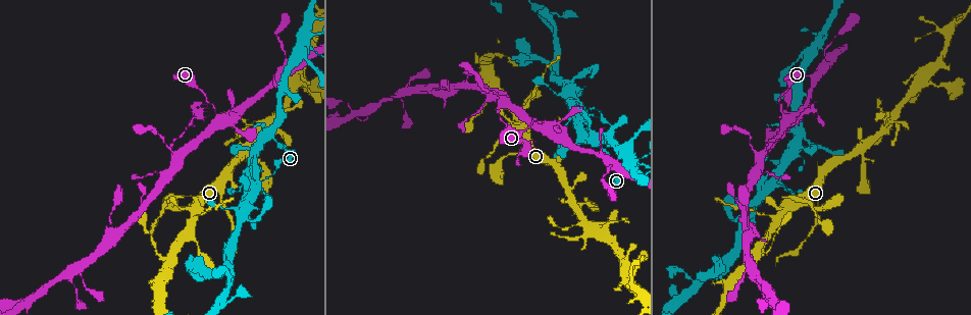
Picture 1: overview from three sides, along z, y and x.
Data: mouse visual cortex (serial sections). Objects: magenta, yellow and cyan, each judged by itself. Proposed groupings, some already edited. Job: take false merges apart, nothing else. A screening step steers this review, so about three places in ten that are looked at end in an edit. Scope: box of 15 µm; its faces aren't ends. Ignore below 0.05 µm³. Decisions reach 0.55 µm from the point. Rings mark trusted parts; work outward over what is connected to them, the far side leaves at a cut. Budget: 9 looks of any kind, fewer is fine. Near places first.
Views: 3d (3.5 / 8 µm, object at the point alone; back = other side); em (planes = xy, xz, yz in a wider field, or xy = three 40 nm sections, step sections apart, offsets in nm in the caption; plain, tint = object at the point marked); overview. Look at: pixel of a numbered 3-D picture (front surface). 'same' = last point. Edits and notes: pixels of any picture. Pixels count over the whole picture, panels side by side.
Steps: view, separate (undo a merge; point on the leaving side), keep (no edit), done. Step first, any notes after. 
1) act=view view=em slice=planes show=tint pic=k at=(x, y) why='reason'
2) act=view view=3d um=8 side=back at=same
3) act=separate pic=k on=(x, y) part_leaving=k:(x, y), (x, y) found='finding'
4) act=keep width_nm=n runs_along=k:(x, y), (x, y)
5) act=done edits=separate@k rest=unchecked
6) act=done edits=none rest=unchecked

act=view view=3d um=3.5 pic=1 at=(769, 214) why='thin arm on a thick one'

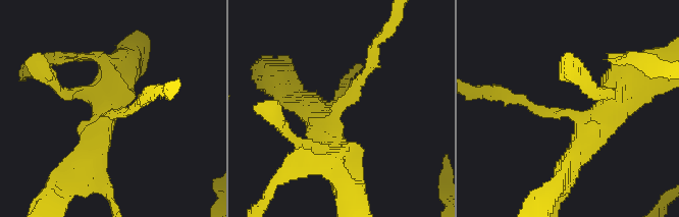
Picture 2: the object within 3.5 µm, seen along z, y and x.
act=view view=em slice=xy step=1 show=tint pic=2 at=(335, 106) arms=3 arm_widths_nm=150,350,400

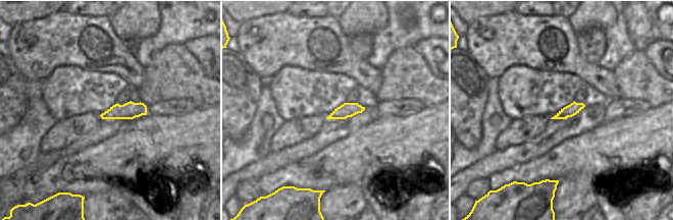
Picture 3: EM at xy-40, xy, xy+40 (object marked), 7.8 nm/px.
act=keep runs_along=2:(335, 150), (335, 106), (373, 54) found='continuous, no second cell'

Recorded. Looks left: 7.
act=view view=3d um=8 pic=1 at=(170, 256) why='sharp bend'

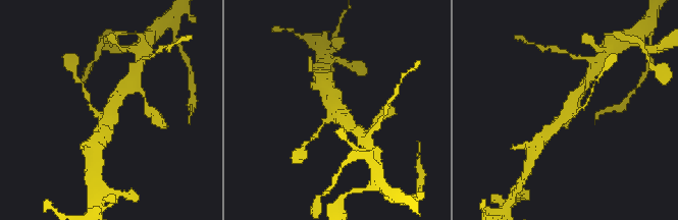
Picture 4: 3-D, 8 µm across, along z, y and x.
act=view view=3d um=3.5 pic=4 at=(334, 109) why='zoom in'

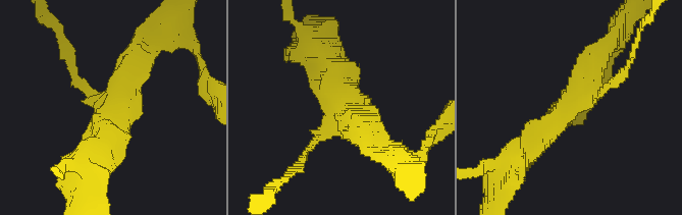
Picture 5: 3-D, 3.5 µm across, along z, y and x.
act=view view=em slice=xy step=5 show=tint pic=5 at=(116, 98) arms=3 arm_widths_nm=100,350,400 why='need the tissue'

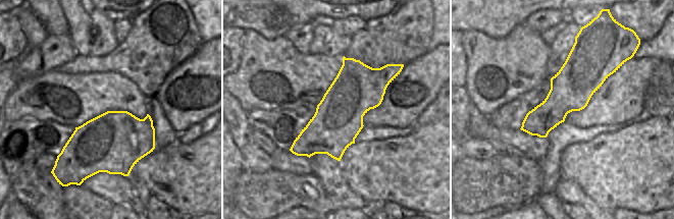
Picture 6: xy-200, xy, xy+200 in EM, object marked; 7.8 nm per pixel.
act=keep width_nm=380 runs_along=6:(391, 71), (293, 149) found='one cell here'

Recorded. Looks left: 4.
act=view view=3d um=3.5 side=back pic=1 at=(503, 101) why='thin arm on a thick one'

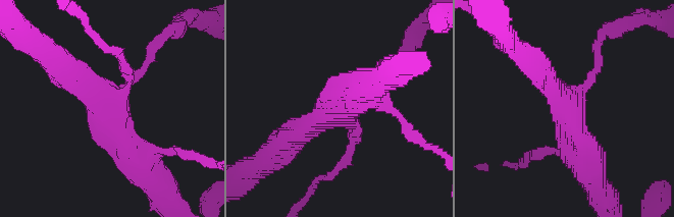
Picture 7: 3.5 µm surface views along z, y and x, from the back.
act=view view=em slice=xy step=2 show=tint pic=7 at=(105, 105) arms=4 arm_widths_nm=150,200,400,450

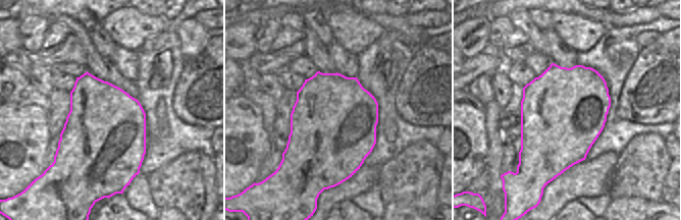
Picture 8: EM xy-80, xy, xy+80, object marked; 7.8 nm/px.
act=separate pic=7 on=(349, 152) part_leaving=7:(358, 128), (348, 159), (314, 188) found='two cells meet here'

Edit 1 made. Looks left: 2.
act=view view=3d um=3.5 side=back pic=1 at=(247, 124) why='a narrow waist'

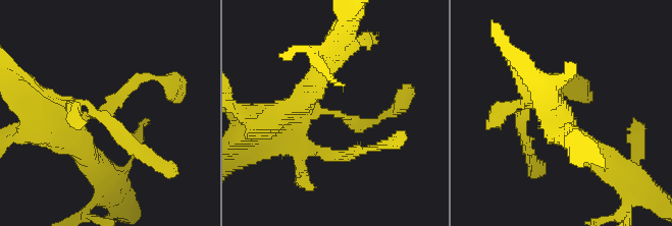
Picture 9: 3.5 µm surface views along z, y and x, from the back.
act=view view=em slice=xy step=2 show=tint pic=9 at=(104, 107) why='need the tissue'

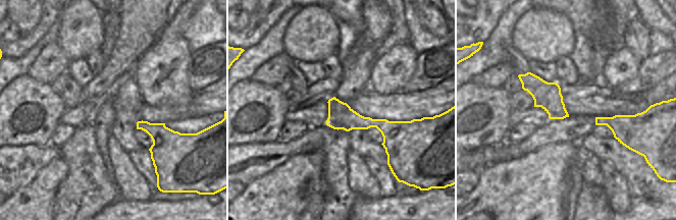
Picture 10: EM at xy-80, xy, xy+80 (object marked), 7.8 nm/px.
act=keep width_nm=200 runs_along=9:(585, 150), (552, 88), (562, 78) found='continuous, no second cell'

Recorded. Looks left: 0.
act=done edits=separate@7 rest=unchecked

